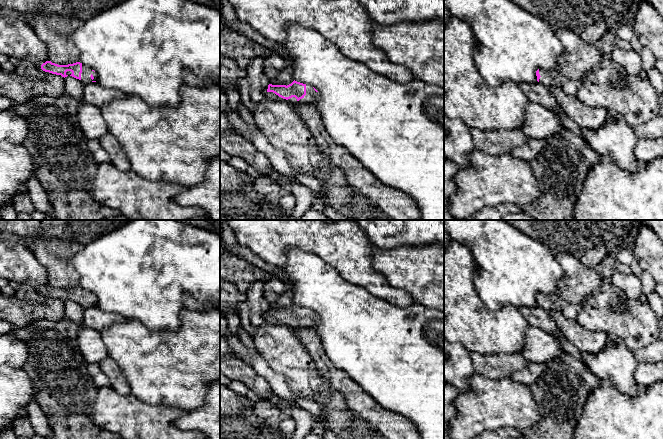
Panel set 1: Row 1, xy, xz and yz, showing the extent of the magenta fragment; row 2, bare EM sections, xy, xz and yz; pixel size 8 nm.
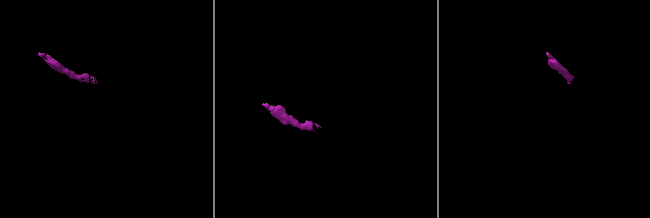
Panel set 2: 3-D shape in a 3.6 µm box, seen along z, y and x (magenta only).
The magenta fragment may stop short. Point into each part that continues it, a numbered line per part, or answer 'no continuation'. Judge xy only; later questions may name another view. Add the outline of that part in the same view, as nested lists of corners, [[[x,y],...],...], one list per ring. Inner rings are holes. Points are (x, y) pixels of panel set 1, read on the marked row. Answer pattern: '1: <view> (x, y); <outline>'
1: xy (86, 71); [[[82,64],[81,82],[85,85],[92,81],[96,81],[96,72]]]

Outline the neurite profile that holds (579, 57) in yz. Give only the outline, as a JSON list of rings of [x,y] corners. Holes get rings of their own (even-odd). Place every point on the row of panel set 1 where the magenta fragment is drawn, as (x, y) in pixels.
[[[557,28],[555,33],[565,49],[557,61],[555,71],[564,77],[581,81],[586,73],[605,58],[595,43],[586,43],[572,31]]]

